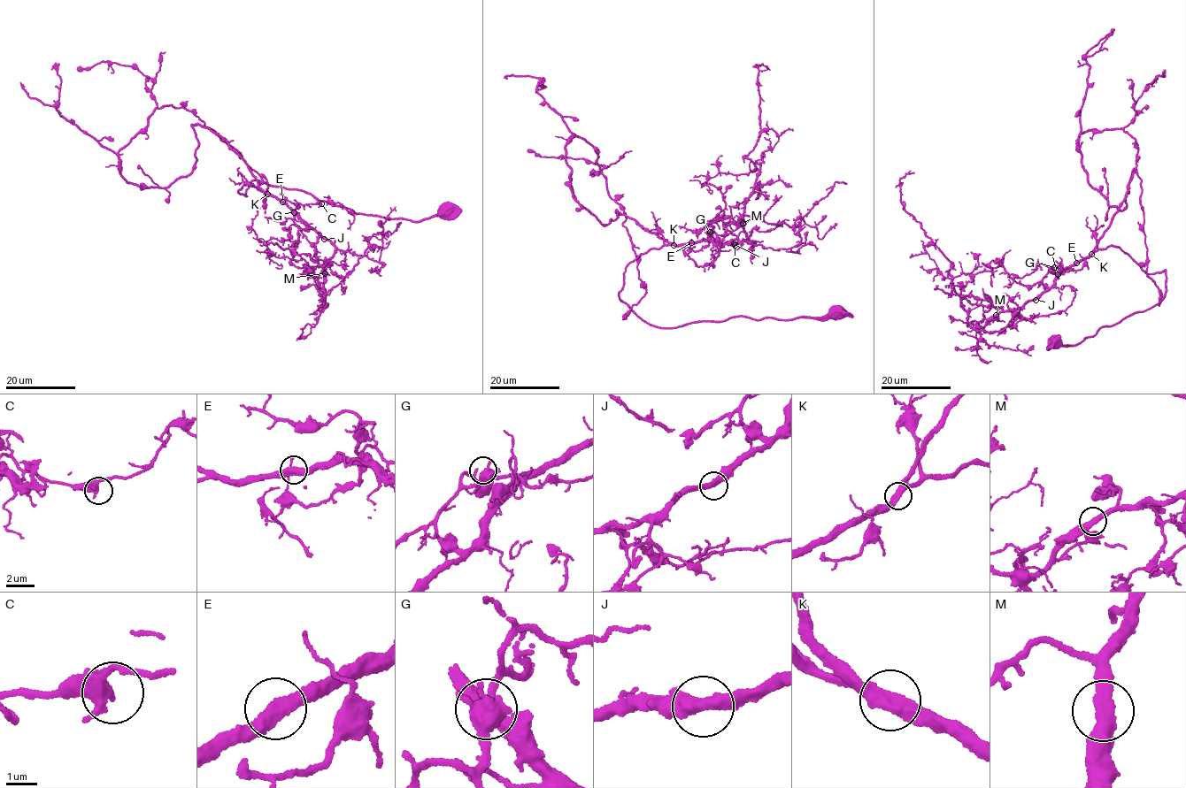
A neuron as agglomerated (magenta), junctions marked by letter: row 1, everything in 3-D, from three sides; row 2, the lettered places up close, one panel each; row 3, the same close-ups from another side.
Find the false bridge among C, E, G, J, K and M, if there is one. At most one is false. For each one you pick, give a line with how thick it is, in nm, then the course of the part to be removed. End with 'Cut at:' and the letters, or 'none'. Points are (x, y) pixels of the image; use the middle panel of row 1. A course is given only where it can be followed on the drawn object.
Cut at: none

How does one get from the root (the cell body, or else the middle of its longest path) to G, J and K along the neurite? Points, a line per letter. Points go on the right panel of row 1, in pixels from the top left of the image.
G: (1053, 341), (1074, 345), (1150, 309), (1166, 281), (1165, 270), (1146, 272), (1111, 246), (1043, 286), (1054, 267)
J: (1053, 341), (1074, 345), (1159, 303), (1166, 271), (1146, 272), (1110, 246), (1066, 268), (1035, 300)
K: (1053, 341), (1080, 343), (1102, 325), (1150, 309), (1165, 295), (1165, 270), (1144, 272), (1118, 247), (1091, 254)

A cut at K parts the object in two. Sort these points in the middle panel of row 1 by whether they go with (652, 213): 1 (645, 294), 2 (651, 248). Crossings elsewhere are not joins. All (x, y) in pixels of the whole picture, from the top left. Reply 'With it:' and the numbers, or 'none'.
With it: 2

